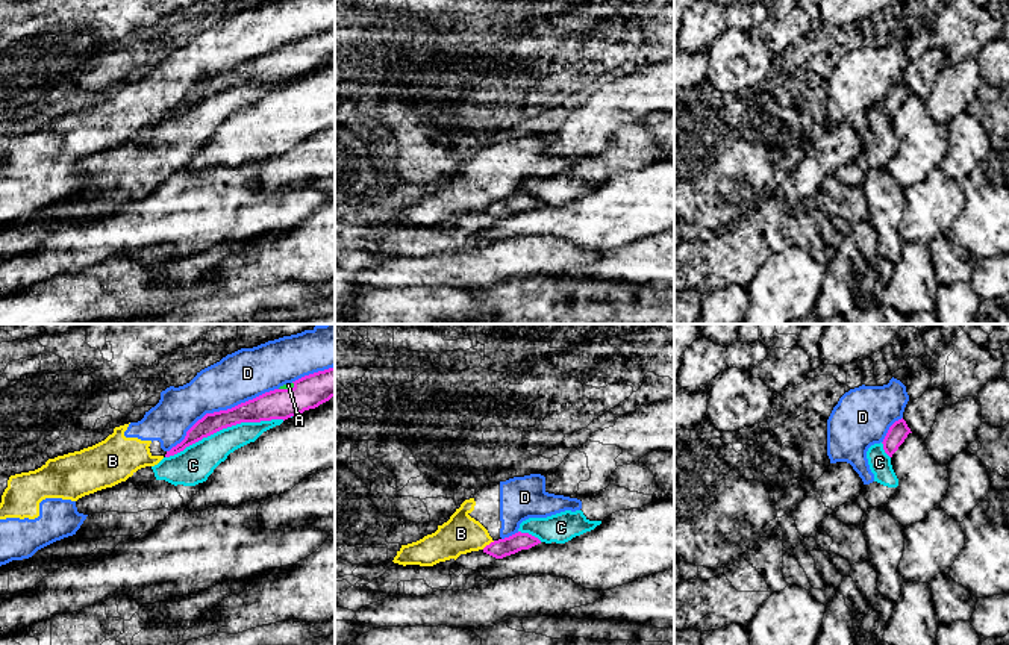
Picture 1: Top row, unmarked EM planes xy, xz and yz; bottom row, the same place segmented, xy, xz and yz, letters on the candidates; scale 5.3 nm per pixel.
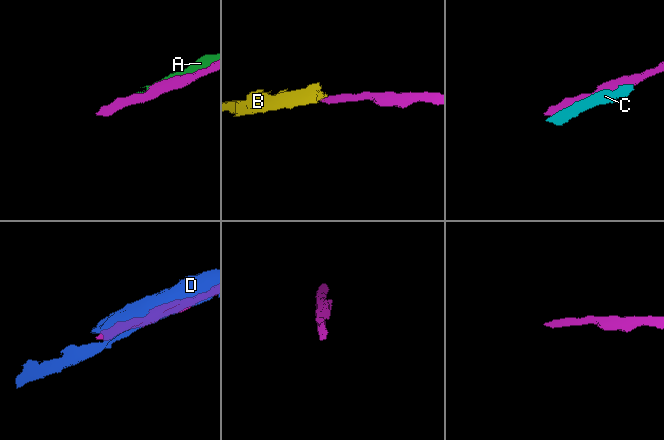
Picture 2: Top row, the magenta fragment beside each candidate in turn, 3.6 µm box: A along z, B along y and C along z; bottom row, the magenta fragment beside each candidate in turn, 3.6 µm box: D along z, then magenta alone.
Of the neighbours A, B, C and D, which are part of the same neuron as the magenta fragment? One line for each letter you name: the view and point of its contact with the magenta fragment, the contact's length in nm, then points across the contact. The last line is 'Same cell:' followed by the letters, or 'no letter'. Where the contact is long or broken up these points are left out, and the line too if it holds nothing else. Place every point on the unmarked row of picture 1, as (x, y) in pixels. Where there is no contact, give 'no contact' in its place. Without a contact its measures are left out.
A: xy (287, 50) | 90 nm
Same cell: A

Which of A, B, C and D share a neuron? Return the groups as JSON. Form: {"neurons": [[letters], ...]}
{"neurons": [["A"], ["B", "D"], ["C"]]}

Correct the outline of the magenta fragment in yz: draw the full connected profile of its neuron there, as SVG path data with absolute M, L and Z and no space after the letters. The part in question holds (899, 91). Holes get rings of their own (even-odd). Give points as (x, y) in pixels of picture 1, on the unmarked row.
M939 48L927 50L917 61L909 59L903 79L889 88L882 103L885 114L892 118L909 94L915 94L926 101L935 85L936 76L944 67L944 53Z

